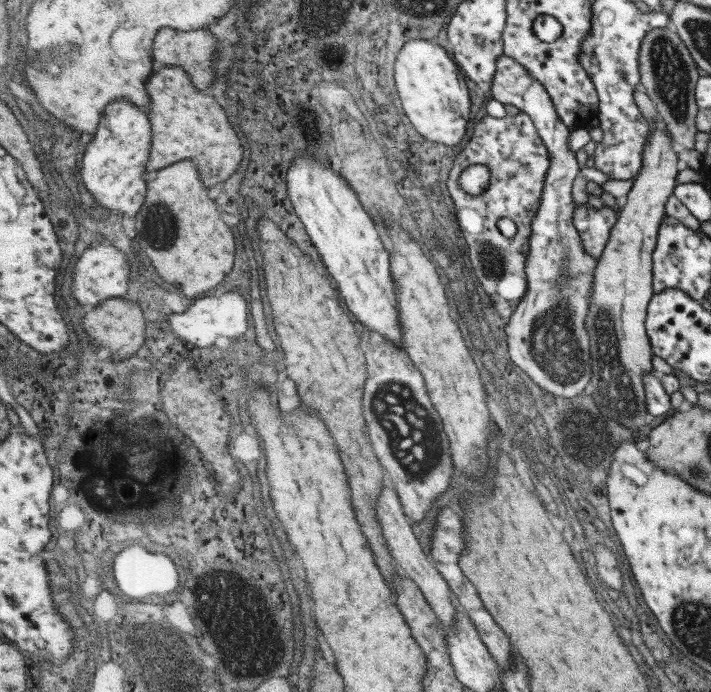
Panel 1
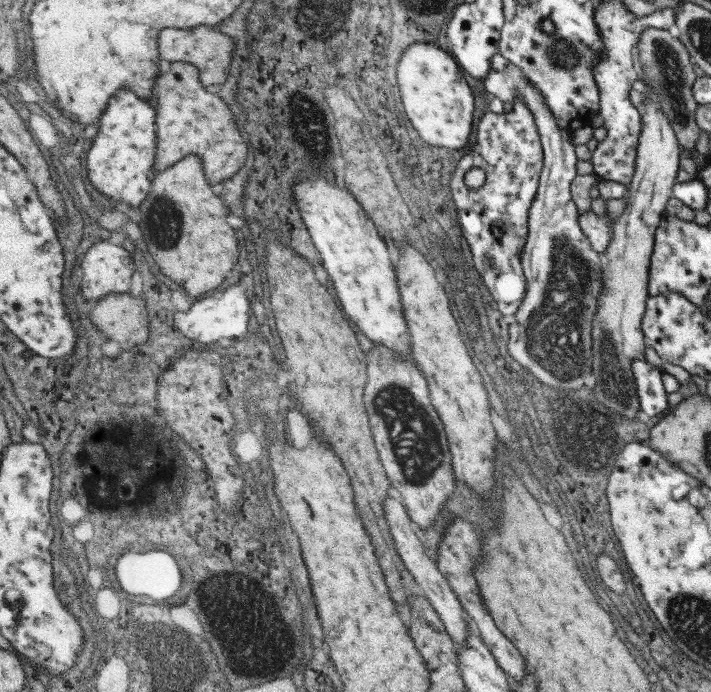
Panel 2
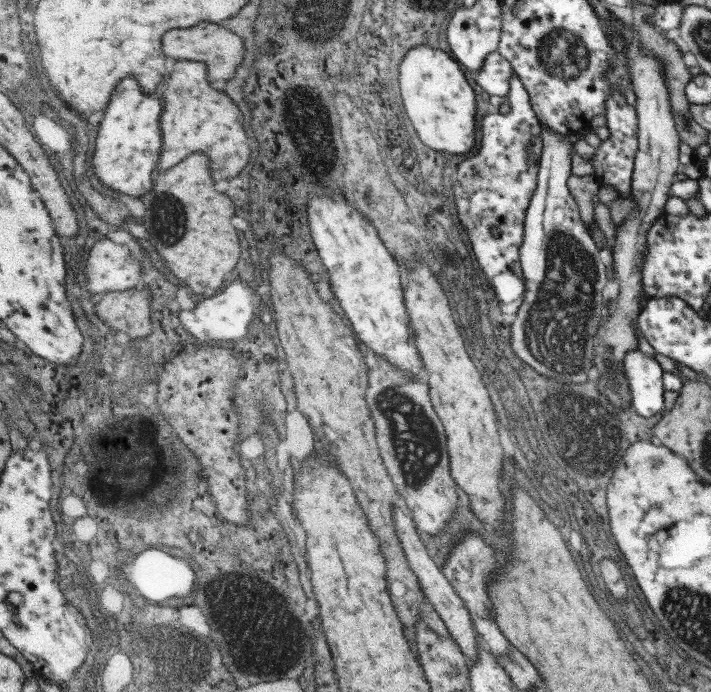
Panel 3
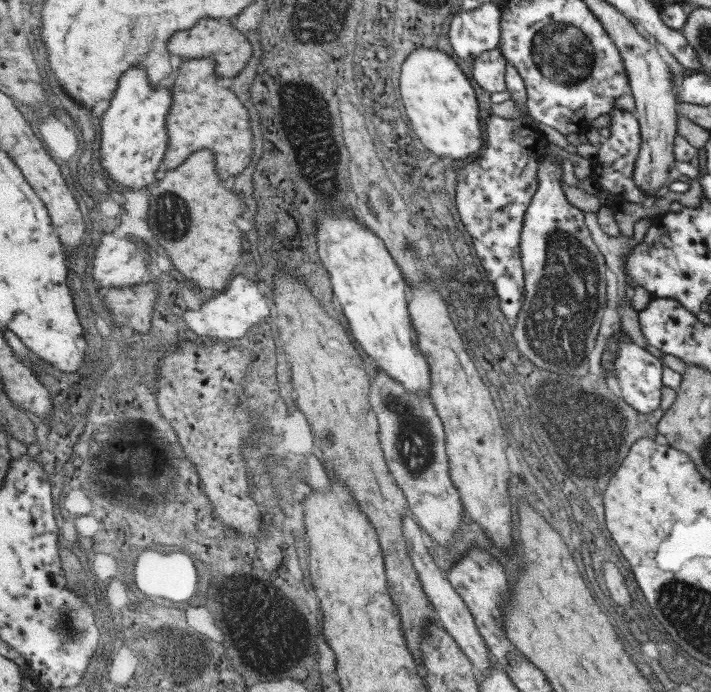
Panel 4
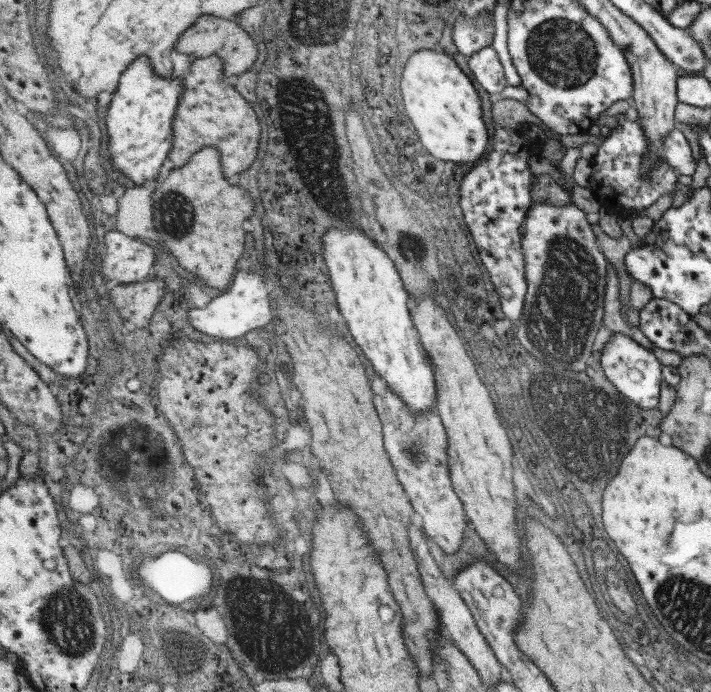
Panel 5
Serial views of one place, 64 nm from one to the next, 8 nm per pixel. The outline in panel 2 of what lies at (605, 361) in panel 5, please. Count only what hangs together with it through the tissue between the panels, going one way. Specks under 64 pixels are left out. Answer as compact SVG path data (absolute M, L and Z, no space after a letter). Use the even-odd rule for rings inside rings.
M639 358L633 360L631 370L633 370L637 394L639 394L639 408L641 408L643 420L663 412L665 408L669 408L669 402L667 402L669 394L663 388L661 372L657 368L653 368L651 364L647 364L645 360L639 360Z

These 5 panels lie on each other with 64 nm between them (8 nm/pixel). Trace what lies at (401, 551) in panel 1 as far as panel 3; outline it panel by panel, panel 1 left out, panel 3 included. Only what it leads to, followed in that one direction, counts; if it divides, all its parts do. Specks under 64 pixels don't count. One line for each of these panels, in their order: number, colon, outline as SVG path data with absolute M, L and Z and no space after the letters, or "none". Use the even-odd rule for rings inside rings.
2: M387 498L385 502L385 512L387 512L387 522L389 522L389 528L391 528L391 538L395 542L395 550L399 552L399 558L403 560L403 566L407 568L407 572L413 576L415 584L419 586L419 592L421 596L425 596L431 606L435 608L435 612L439 614L439 618L443 620L443 626L447 630L447 634L451 636L451 640L457 644L457 646L465 646L465 640L467 640L467 622L463 620L465 614L461 614L463 606L461 602L457 602L457 598L453 596L453 592L449 590L447 586L447 580L443 580L443 574L437 572L435 568L435 562L429 560L425 554L423 554L423 546L421 542L417 540L417 536L413 534L411 530L411 518L407 518L409 514L405 514L407 510L403 510L403 506L391 498Z
3: M395 508L395 510L393 510L393 520L395 520L395 530L397 530L397 536L399 536L403 554L405 554L405 558L407 558L407 562L409 562L409 568L411 568L411 570L415 572L415 576L417 576L417 582L419 582L419 586L421 586L421 592L423 592L425 600L435 608L435 612L439 612L439 618L445 622L445 626L447 626L449 634L451 634L451 638L457 642L459 650L467 656L467 660L475 662L475 660L477 660L479 644L475 642L475 634L473 634L473 628L471 628L471 616L469 616L465 604L455 596L455 592L453 592L455 588L451 588L451 586L449 586L451 582L447 582L447 580L443 578L445 574L439 572L439 568L435 566L435 562L431 562L431 558L427 556L427 550L425 550L425 546L421 544L417 532L415 532L415 526L413 526L413 522L411 522L411 518L405 516L401 508Z

